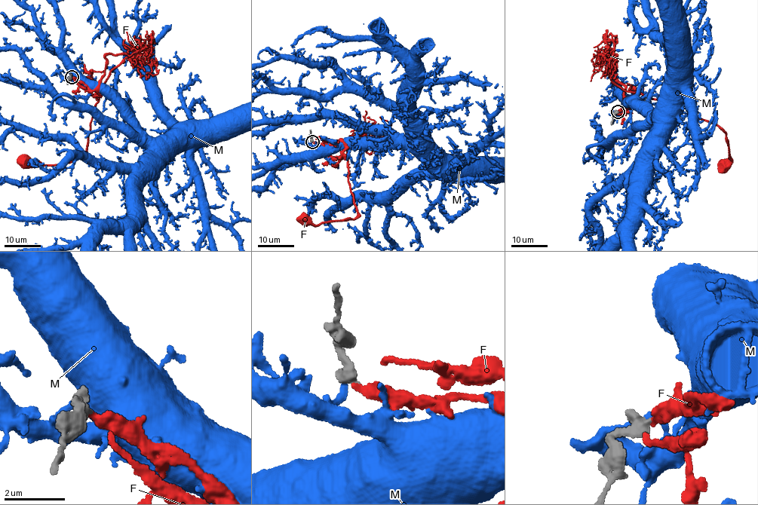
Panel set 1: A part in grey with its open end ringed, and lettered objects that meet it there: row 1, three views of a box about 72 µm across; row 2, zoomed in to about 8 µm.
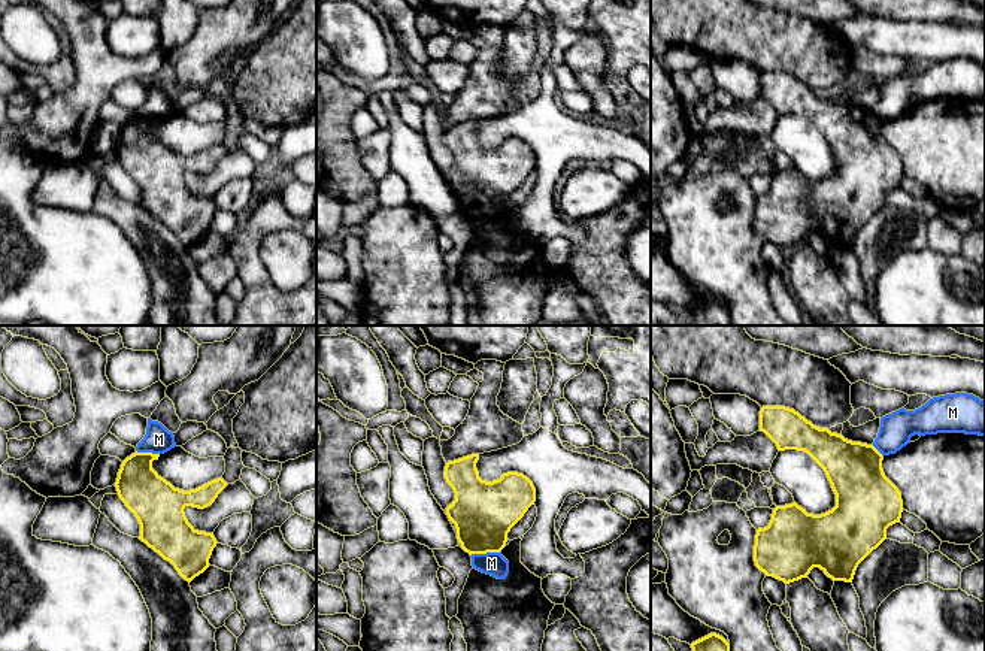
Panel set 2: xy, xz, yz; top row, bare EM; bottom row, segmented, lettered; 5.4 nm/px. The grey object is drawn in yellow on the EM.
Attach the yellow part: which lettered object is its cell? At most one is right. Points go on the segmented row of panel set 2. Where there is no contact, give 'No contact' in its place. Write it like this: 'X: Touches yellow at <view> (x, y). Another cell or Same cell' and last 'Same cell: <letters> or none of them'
F: No contact. Same cell
M: Touches yellow at xz (484, 553). Another cell
Same cell: F

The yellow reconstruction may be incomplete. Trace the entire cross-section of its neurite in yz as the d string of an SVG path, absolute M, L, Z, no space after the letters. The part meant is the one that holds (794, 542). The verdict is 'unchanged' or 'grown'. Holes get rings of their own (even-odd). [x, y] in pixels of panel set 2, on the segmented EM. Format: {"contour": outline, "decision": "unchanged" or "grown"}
{"contour": "M763 406L760 411L760 432L764 432L779 451L797 449L807 452L824 469L836 494L836 506L821 515L807 514L795 502L776 506L769 526L757 530L755 566L767 576L785 584L807 578L813 567L819 567L833 581L852 582L858 564L886 539L886 529L900 523L903 512L901 493L884 473L884 455L873 445L852 442L842 434L831 433L828 429L819 429L785 406Z", "decision": "unchanged"}

